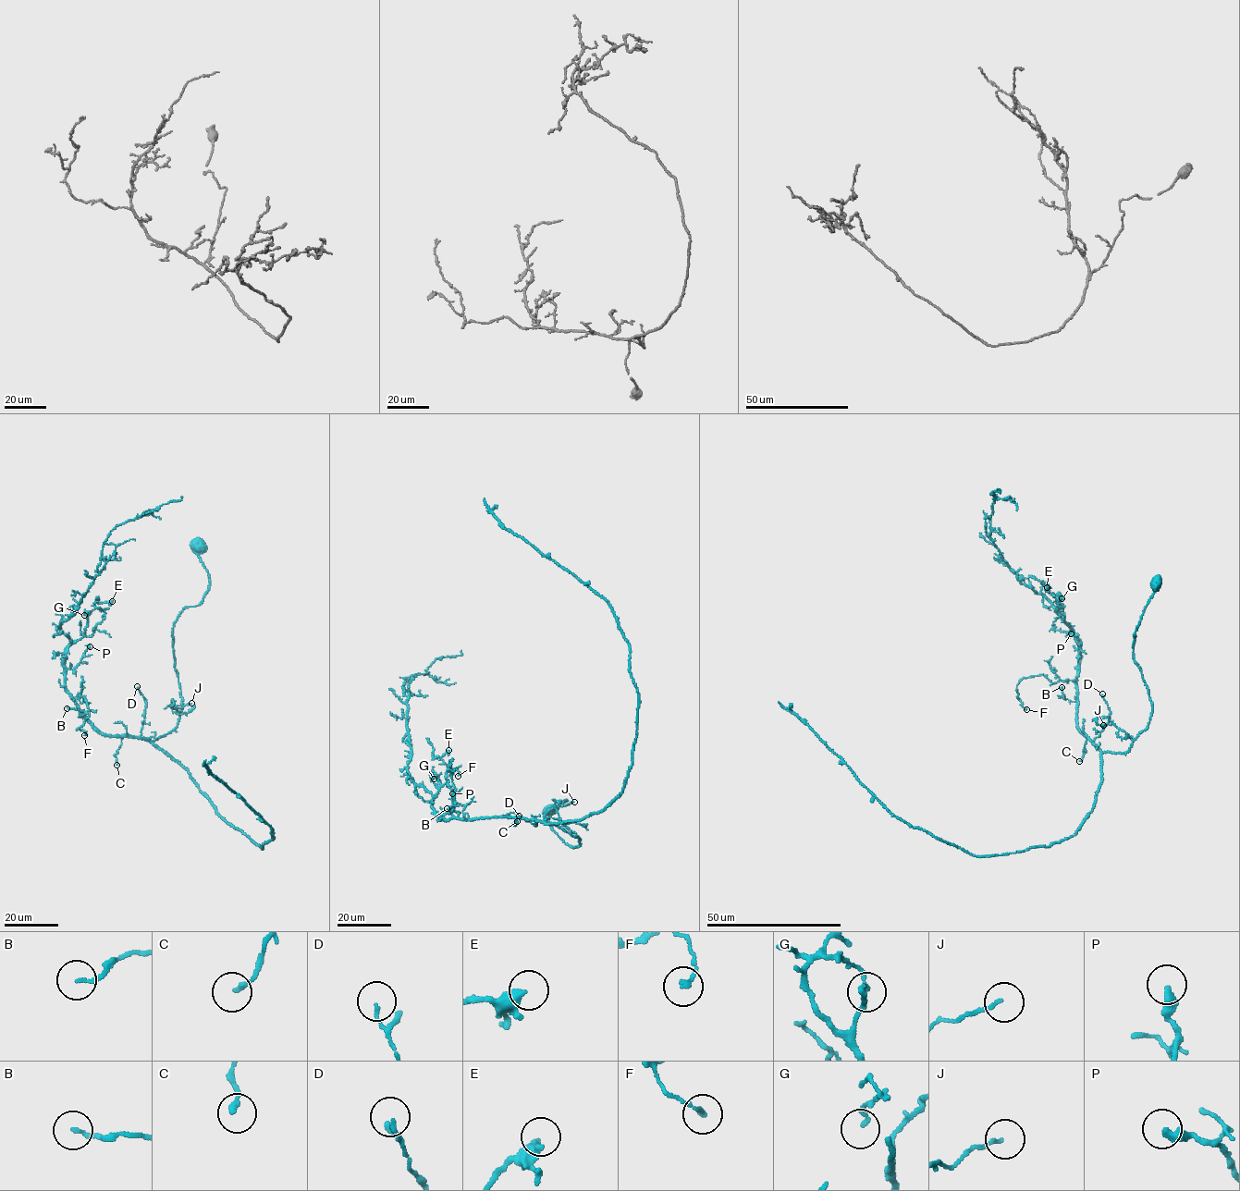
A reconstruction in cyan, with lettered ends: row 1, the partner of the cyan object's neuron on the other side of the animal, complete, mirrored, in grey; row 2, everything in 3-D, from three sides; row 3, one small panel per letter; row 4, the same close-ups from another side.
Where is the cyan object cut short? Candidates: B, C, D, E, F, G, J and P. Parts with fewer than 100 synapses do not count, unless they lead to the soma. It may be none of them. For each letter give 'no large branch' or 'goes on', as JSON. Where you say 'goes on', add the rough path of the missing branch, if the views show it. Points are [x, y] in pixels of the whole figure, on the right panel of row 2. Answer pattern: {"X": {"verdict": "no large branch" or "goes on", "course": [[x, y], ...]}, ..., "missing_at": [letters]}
{"B": {"verdict": "no large branch"}, "C": {"verdict": "no large branch"}, "D": {"verdict": "no large branch"}, "E": {"verdict": "no large branch"}, "F": {"verdict": "no large branch"}, "G": {"verdict": "no large branch"}, "J": {"verdict": "no large branch"}, "P": {"verdict": "no large branch"}, "missing_at": []}

